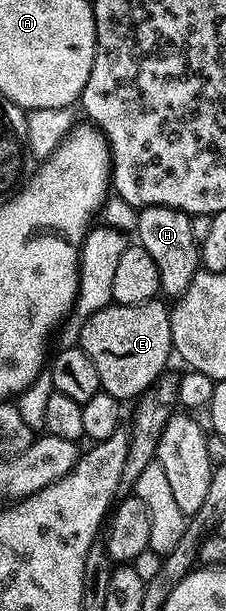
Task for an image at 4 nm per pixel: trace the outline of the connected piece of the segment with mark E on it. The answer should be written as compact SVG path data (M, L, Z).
M160 300L137 306L110 304L94 312L94 316L83 319L78 330L78 345L90 360L94 360L103 393L121 400L136 400L160 381L167 371L164 369L168 366L168 357L171 359L174 354L171 319L169 307L164 307Z

